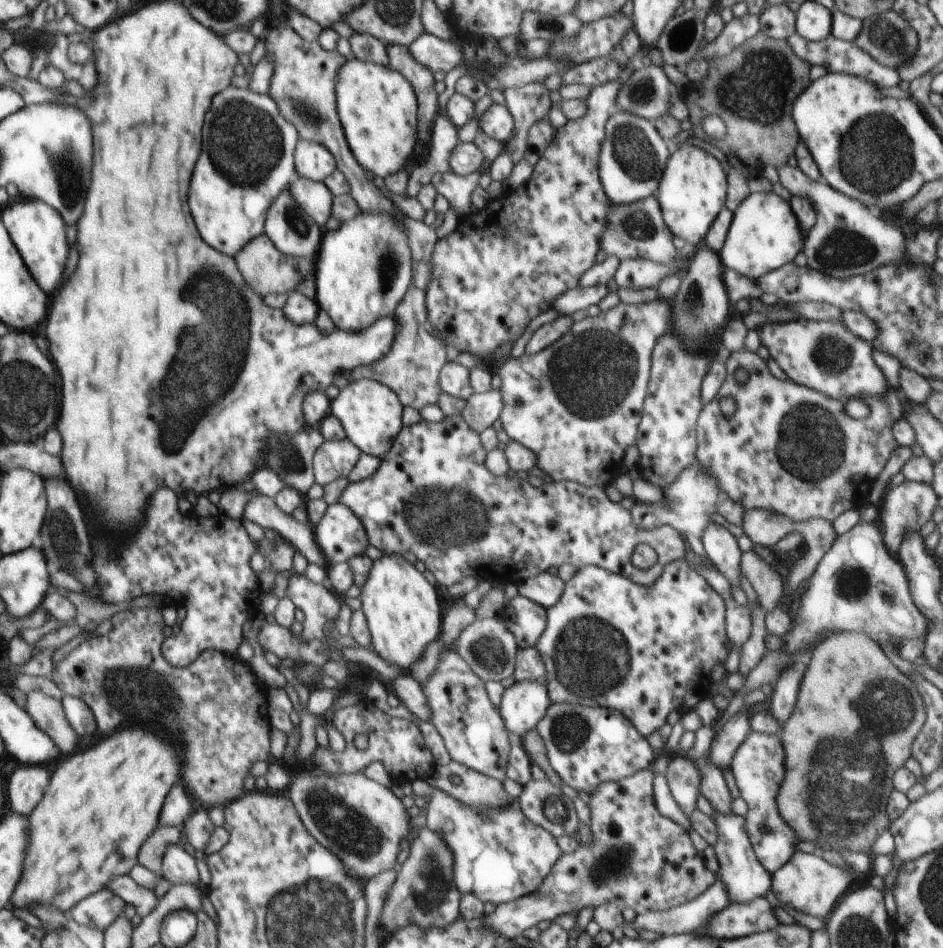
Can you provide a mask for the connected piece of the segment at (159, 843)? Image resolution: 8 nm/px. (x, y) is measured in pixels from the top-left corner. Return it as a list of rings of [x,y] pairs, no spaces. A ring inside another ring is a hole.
[[[161,826],[156,828],[144,844],[140,846],[139,864],[161,875],[162,859],[166,849],[174,844],[180,845],[188,854],[195,856],[196,849],[188,842],[181,842],[183,831],[176,826]]]

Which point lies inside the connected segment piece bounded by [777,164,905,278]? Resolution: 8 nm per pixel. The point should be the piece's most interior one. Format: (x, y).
(846, 240)

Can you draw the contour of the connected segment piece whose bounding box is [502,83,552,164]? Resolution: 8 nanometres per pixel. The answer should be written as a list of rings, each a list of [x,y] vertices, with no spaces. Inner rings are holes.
[[[542,83],[506,87],[502,90],[504,102],[515,122],[512,138],[504,144],[504,150],[514,164],[523,159],[530,128],[549,114],[552,105],[549,91]]]

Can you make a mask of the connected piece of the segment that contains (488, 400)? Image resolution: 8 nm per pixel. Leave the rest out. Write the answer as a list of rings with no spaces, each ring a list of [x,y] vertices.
[[[490,389],[474,393],[467,401],[461,414],[464,420],[479,434],[498,420],[503,409],[501,390]]]

